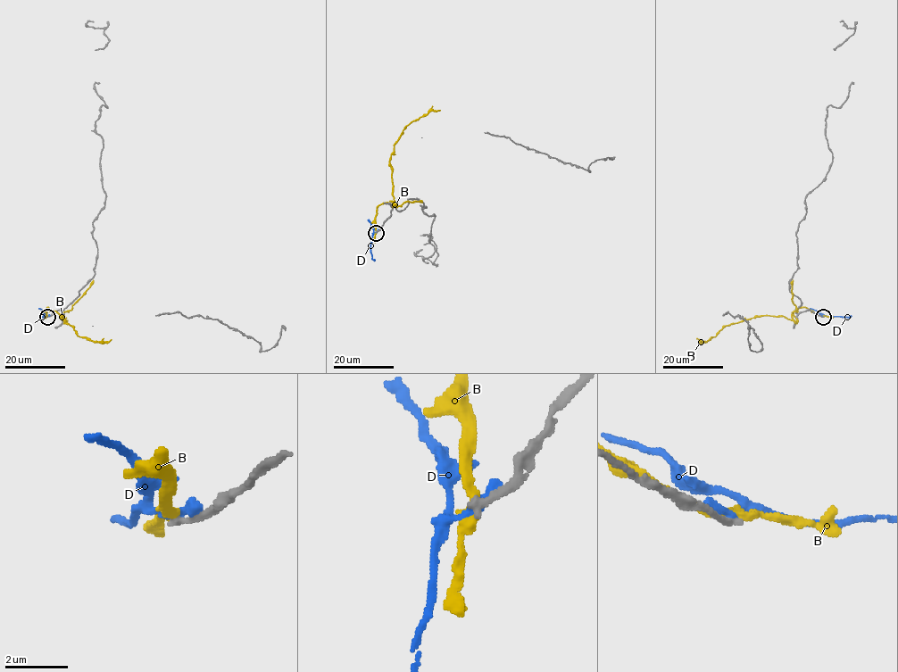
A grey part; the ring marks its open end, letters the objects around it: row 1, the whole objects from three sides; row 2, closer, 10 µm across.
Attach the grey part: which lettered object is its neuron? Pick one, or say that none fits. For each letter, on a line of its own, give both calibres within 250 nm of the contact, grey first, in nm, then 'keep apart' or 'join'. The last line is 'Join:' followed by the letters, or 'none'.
B: calibres 280 and 280 nm; keep apart
D: calibres 320 and 360 nm; keep apart
Join: none

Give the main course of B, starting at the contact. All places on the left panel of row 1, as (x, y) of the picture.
B: (47, 316), (47, 307), (64, 319), (62, 315), (61, 318), (78, 336), (102, 343), (111, 339)

